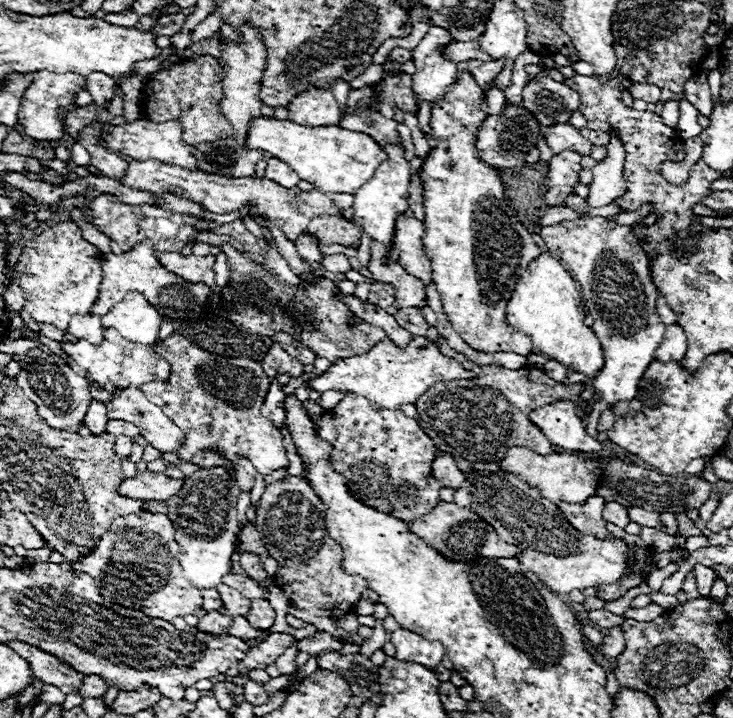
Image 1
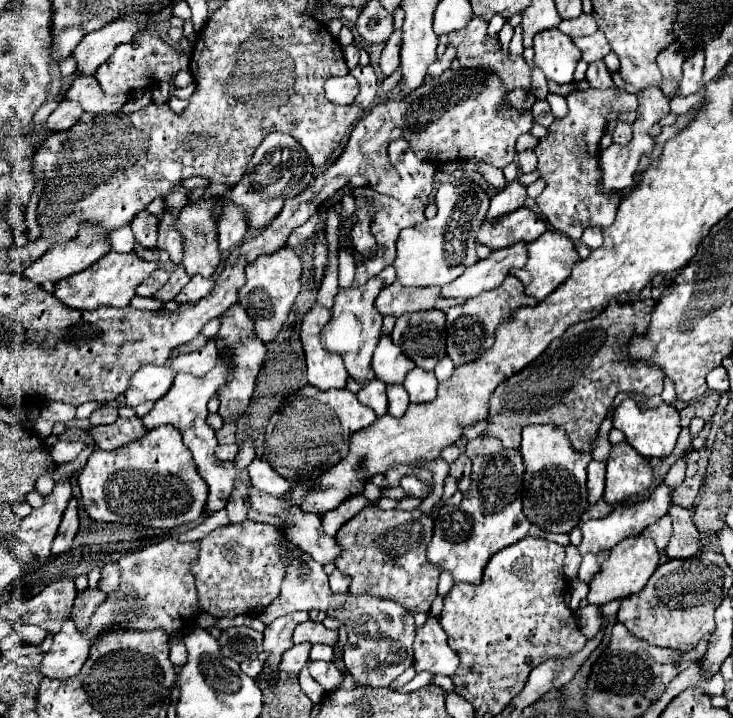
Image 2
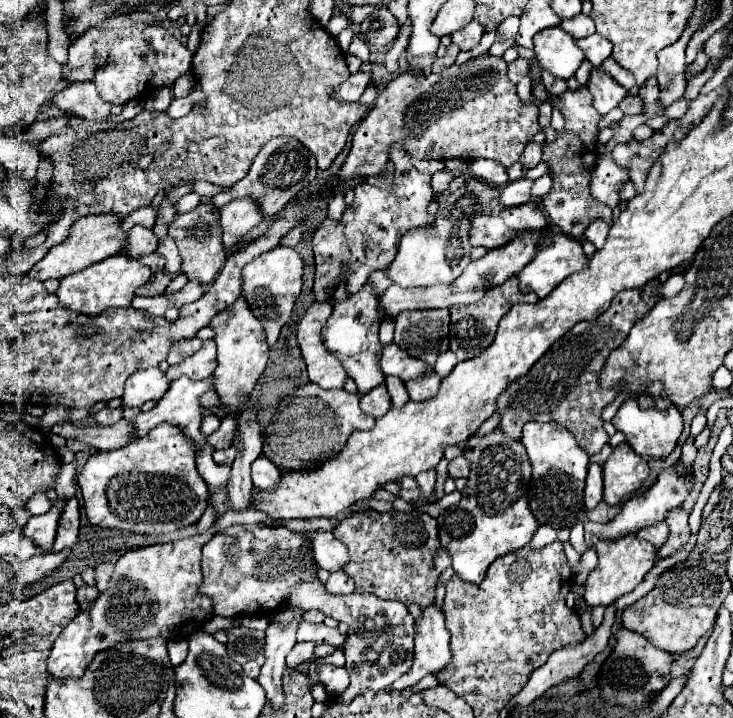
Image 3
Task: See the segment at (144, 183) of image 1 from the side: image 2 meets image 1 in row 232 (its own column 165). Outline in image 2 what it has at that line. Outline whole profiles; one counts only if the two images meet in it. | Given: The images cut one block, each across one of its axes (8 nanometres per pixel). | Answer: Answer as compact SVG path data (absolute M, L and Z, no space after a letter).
M180 264L180 266L174 268L170 280L164 284L164 288L162 288L154 298L168 302L168 300L172 300L172 298L174 298L174 296L176 296L188 282L190 282L190 276L184 272L184 266Z

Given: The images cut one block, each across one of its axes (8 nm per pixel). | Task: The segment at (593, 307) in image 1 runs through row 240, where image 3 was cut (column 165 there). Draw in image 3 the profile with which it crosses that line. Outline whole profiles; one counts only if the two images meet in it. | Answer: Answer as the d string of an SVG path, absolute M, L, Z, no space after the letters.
M200 534L164 546L130 550L120 556L108 588L100 592L88 612L80 610L56 638L48 658L48 672L54 678L82 676L98 652L128 642L130 638L190 638L194 632L202 630L202 626L214 616L212 600L200 594L200 554L206 542L204 534Z

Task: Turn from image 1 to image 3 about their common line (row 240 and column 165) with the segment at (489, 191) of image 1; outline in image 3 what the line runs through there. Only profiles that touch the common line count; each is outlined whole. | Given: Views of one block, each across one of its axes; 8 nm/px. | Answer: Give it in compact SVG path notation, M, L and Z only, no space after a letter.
M158 424L148 436L132 440L128 446L112 452L96 452L78 474L84 498L84 510L90 524L100 528L116 528L130 534L164 534L196 524L208 506L208 484L196 470L198 444L172 424Z

